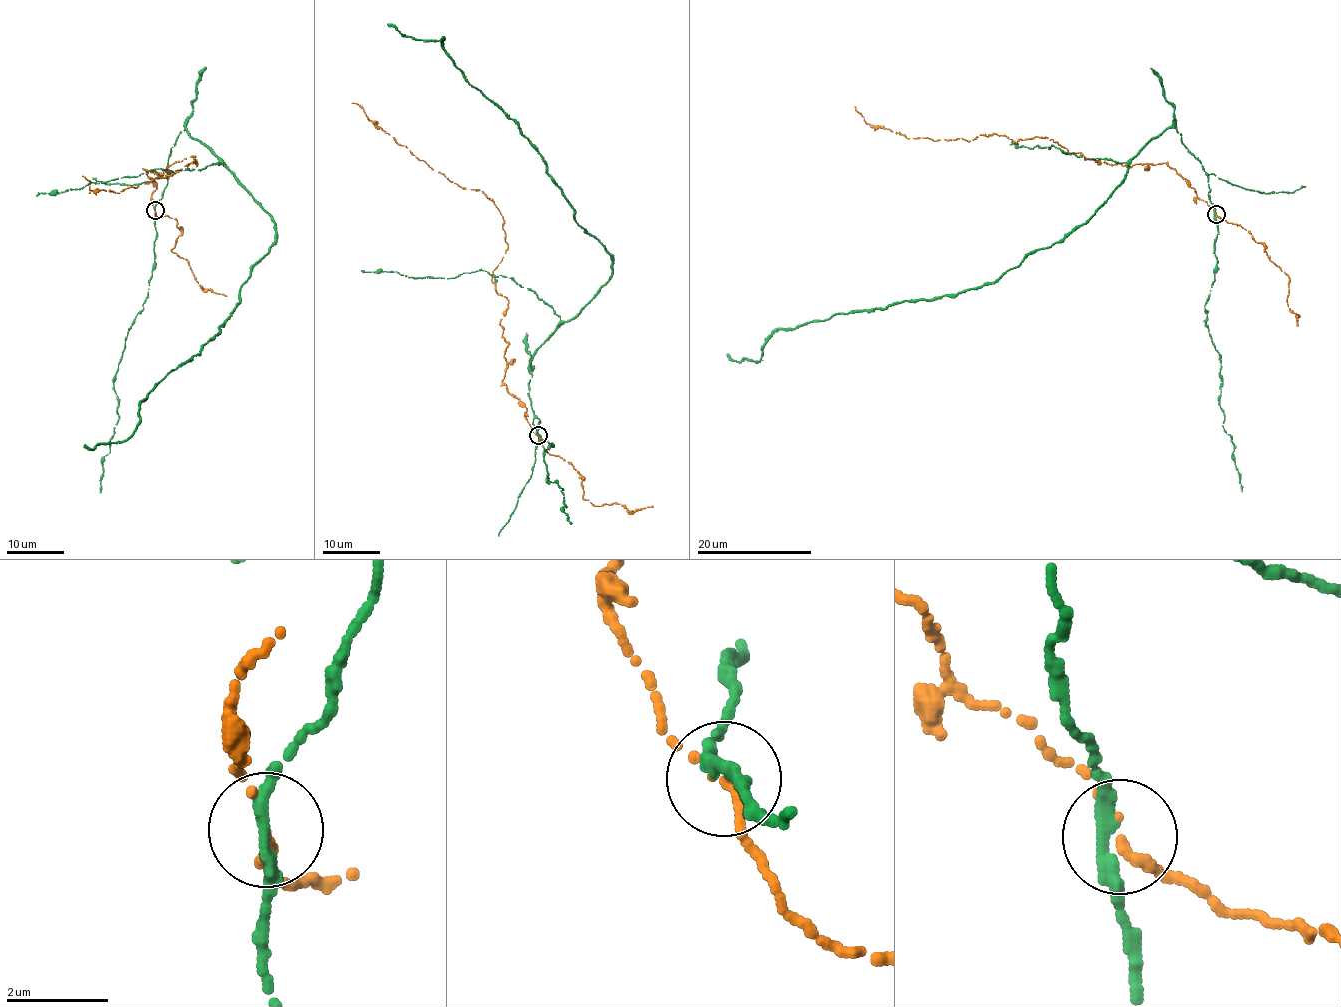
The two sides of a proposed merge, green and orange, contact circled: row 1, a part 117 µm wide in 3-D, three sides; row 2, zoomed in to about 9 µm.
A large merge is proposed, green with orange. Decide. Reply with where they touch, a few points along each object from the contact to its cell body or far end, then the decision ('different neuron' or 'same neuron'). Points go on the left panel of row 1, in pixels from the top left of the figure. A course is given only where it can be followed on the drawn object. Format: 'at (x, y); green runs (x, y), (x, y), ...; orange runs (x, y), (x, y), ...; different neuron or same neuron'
at (155, 210); green runs (155, 209), (185, 127), (271, 215), (277, 236), (215, 336), (141, 402), (126, 440), (84, 444); orange runs (155, 211), (145, 169), (167, 177), (195, 156), (115, 193), (83, 176); different neuron

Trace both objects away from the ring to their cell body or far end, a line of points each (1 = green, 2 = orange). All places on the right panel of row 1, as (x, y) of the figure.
1: (1215, 213), (1207, 173), (1176, 129), (1165, 128), (1091, 217), (993, 282), (778, 329), (759, 361), (726, 353)
2: (1215, 214), (1164, 162), (1097, 163), (1042, 137), (905, 137), (869, 125), (855, 107)

